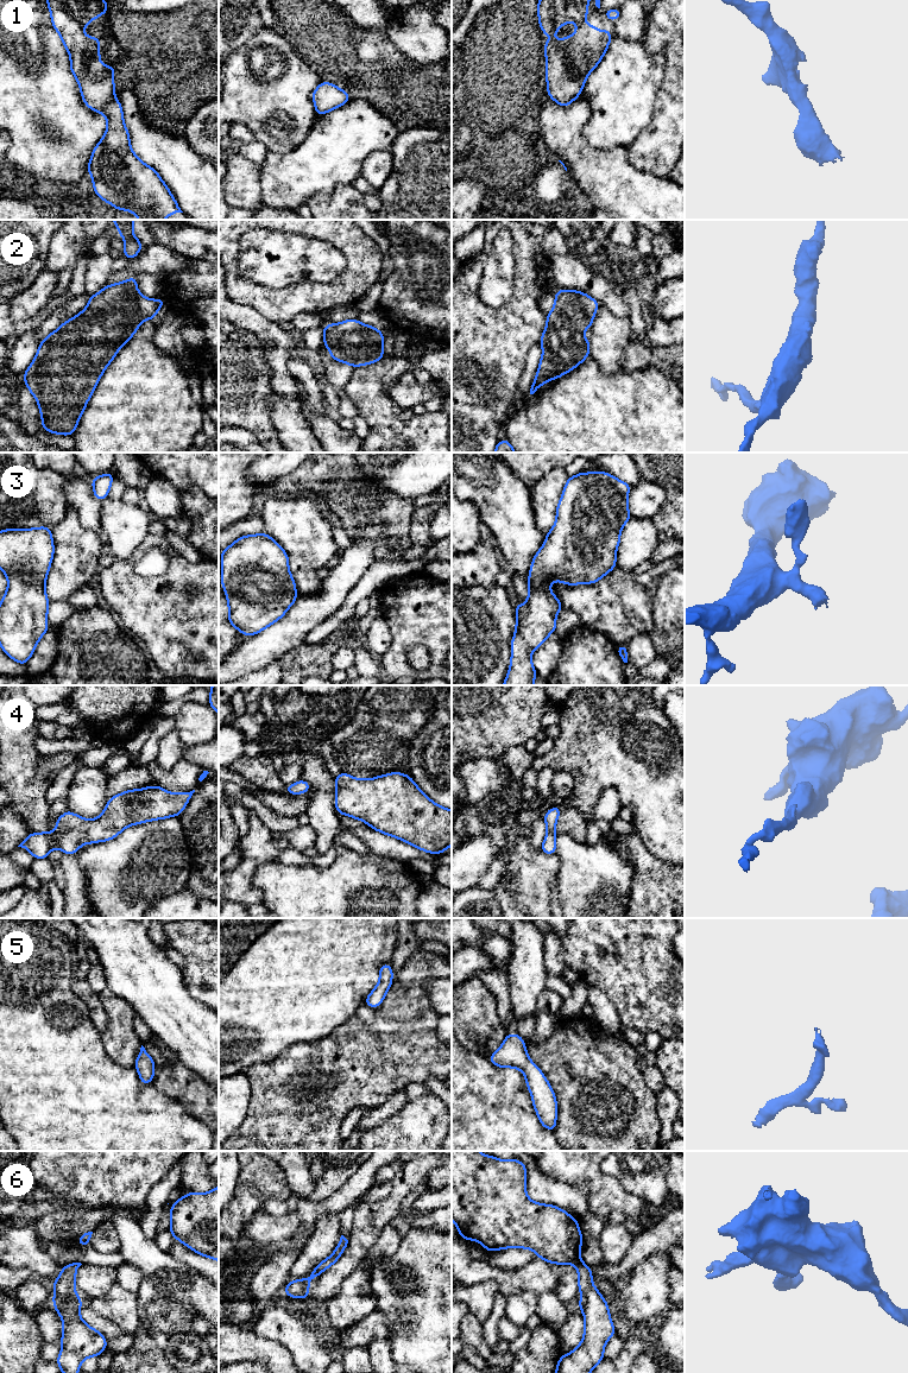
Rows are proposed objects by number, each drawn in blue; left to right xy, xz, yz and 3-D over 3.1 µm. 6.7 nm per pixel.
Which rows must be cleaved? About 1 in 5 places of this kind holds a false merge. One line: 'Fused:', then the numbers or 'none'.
Fused: none

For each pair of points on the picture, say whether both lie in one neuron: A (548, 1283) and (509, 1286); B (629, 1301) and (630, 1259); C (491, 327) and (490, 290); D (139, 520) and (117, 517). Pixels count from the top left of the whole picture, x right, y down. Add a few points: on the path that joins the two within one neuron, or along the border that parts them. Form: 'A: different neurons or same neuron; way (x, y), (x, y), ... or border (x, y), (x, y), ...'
A: same neuron; way (538, 1283), (518, 1283)
B: different neurons; border (651, 1256), (641, 1261), (626, 1277), (618, 1282)
C: different neurons; border (478, 283), (490, 307), (512, 296)
D: same neuron; way (133, 520), (123, 520)

